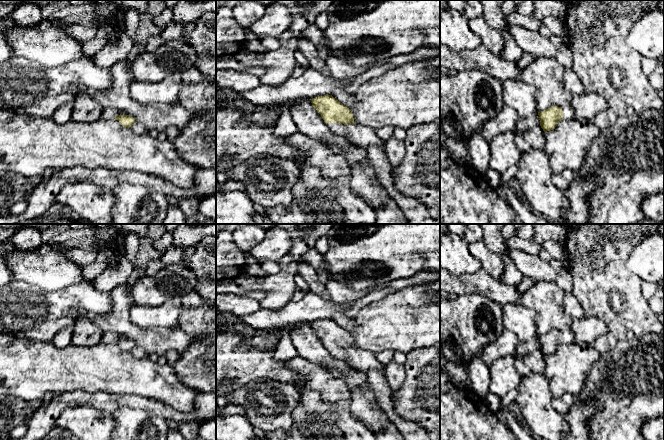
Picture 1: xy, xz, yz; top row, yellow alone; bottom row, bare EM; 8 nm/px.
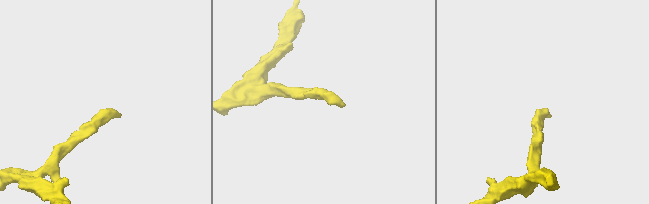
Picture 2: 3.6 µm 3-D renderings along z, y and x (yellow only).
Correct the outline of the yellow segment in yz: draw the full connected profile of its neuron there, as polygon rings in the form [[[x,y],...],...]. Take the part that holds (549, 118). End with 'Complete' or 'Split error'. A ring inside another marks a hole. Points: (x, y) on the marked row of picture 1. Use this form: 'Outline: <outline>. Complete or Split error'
Outline: [[[552,106],[544,111],[538,112],[540,126],[544,132],[555,129],[561,120],[571,120],[575,118],[575,111],[571,106]]]. Split error

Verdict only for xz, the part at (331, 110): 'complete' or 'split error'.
split error

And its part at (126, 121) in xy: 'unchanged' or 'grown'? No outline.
grown

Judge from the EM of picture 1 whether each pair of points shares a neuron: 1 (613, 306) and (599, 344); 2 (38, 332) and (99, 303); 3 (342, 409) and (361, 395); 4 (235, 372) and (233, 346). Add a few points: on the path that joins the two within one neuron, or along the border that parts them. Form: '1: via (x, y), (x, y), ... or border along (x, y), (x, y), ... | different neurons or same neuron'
1: via (613, 316), (613, 331), (609, 335) | same neuron
2: via (53, 323), (77, 303), (84, 303) | same neuron
3: border along (348, 392), (349, 410), (362, 424) | different neurons
4: via (235, 366), (233, 352) | same neuron

